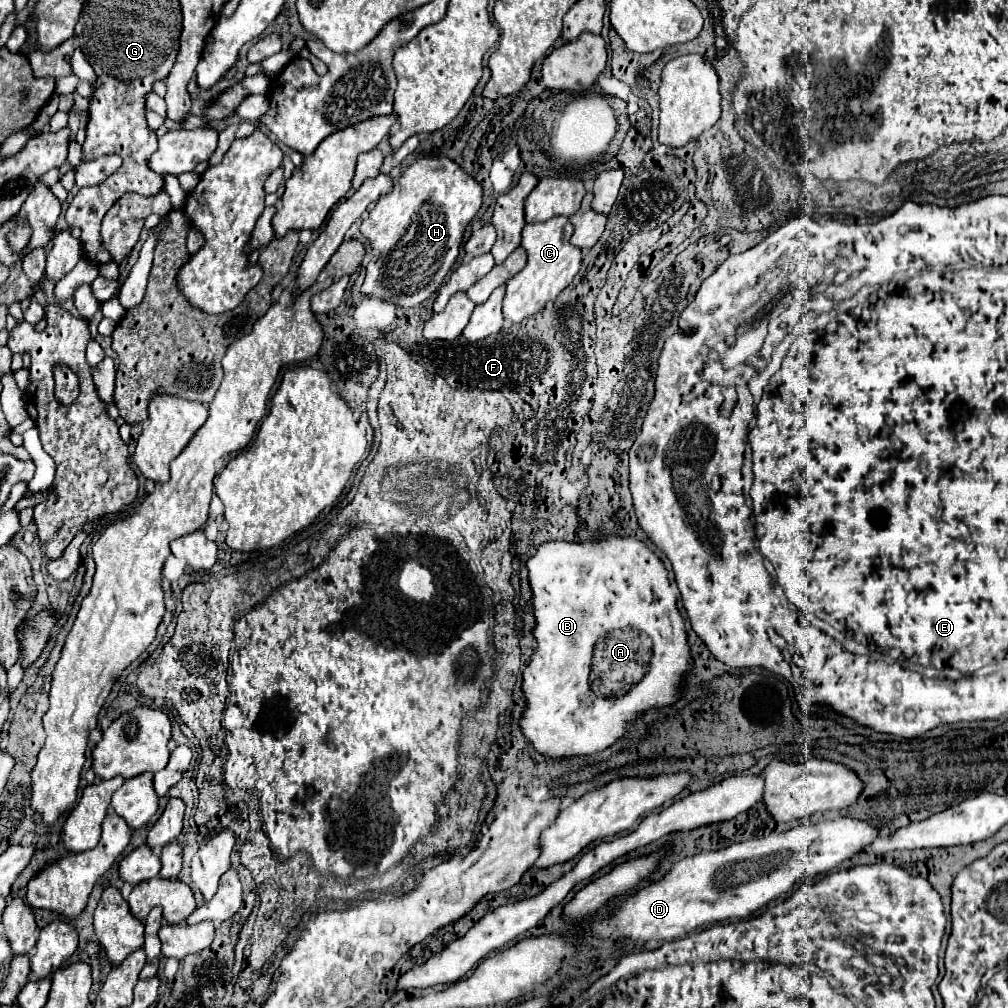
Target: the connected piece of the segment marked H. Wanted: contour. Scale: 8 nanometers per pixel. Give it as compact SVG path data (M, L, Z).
M423 156L405 168L405 172L393 182L391 192L381 196L369 216L361 222L361 234L371 242L371 262L365 266L367 274L361 286L363 294L379 300L391 300L403 308L413 308L427 302L451 272L459 256L463 232L481 208L481 196L481 184L447 156Z

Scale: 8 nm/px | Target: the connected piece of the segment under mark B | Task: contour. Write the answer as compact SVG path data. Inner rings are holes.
M603 536L601 540L565 542L549 540L537 546L535 554L527 558L527 582L533 592L531 606L535 626L531 630L537 646L531 654L527 668L523 670L521 692L525 708L519 718L519 728L525 740L545 758L565 760L583 758L597 754L617 740L625 738L631 726L649 710L674 709L677 700L684 697L683 678L691 672L691 654L685 630L685 620L677 608L679 590L674 578L667 576L661 558L647 548L641 540L631 536ZM635 626L653 640L653 658L647 676L635 684L621 700L619 698L597 698L587 682L593 658L593 646L599 634L605 636L611 630Z

